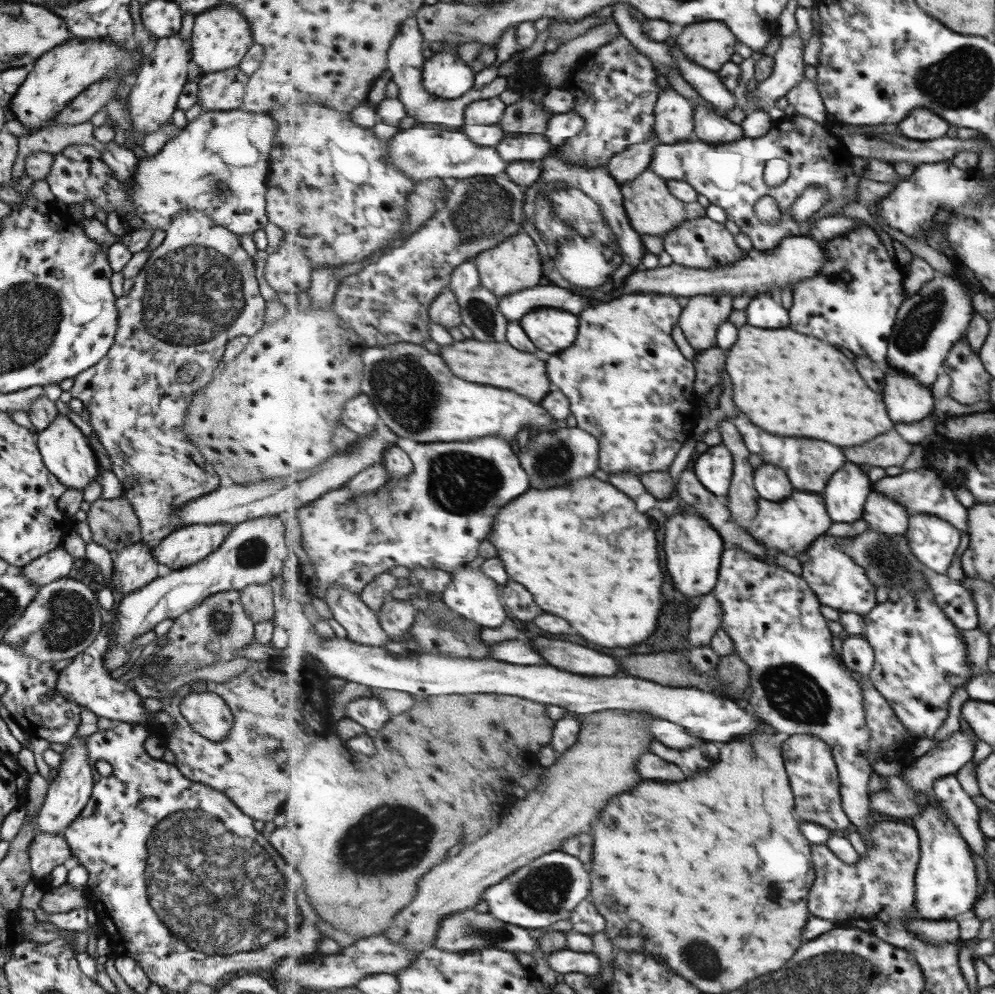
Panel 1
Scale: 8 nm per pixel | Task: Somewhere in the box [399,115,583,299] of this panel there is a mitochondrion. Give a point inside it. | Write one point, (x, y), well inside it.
(485, 207)

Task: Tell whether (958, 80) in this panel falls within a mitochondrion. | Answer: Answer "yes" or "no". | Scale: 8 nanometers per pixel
yes

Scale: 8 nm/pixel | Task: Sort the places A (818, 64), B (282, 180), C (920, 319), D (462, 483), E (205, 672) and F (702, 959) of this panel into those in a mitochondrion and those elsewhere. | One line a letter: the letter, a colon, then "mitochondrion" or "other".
A: other
B: other
C: mitochondrion
D: mitochondrion
E: other
F: mitochondrion

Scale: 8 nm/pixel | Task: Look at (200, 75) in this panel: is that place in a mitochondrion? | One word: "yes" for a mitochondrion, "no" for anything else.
no

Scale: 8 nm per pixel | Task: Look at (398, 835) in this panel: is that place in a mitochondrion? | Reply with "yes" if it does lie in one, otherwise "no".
yes

